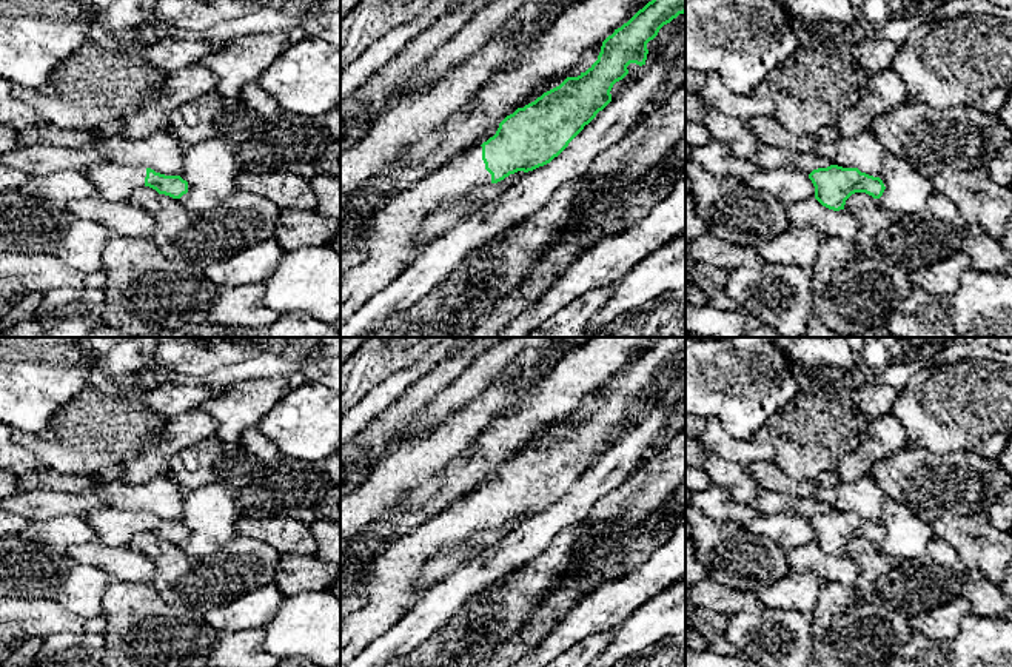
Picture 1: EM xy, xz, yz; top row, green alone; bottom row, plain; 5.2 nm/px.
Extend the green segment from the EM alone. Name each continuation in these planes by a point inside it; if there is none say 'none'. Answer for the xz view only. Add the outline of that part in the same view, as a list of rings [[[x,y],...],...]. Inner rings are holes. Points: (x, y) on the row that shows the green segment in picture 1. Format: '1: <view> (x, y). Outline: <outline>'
1: xz (388, 244). Outline: [[[479,145],[468,153],[456,156],[445,166],[399,193],[382,206],[368,225],[367,234],[356,245],[367,253],[365,260],[357,266],[340,270],[340,325],[419,257],[424,245],[416,245],[413,237],[427,214],[485,183],[491,183],[491,174],[485,169],[482,146]]]

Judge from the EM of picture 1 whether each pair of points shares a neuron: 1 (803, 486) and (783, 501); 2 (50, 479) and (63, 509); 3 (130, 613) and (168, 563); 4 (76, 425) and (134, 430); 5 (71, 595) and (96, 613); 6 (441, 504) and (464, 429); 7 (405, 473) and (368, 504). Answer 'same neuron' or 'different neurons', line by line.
1: different neurons
2: different neurons
3: different neurons
4: same neuron
5: same neuron
6: different neurons
7: same neuron

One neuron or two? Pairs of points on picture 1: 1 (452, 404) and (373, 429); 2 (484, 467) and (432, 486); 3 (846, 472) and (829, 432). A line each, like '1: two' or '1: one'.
1: two
2: two
3: two

